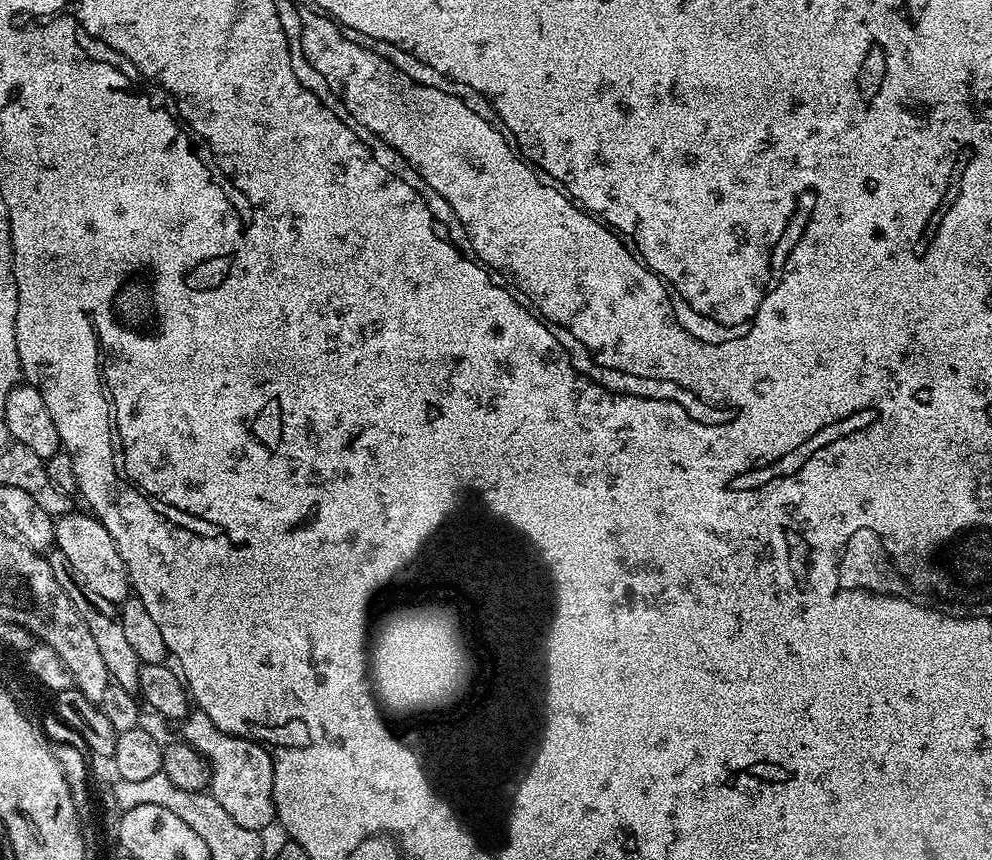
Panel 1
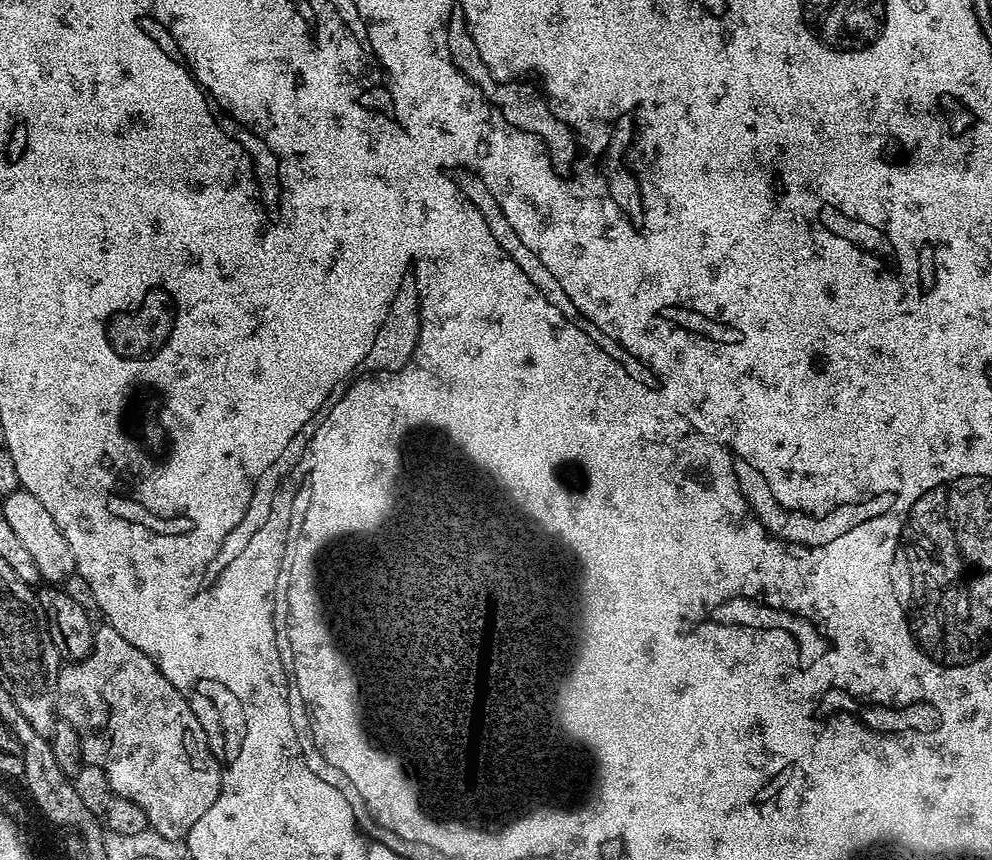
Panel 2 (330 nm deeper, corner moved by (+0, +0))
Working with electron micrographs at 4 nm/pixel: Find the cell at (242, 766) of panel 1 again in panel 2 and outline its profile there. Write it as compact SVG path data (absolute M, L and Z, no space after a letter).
M104 622L95 629L96 633L96 643L93 647L92 654L90 656L87 656L84 660L78 660L75 661L71 666L64 666L60 669L60 683L58 685L58 696L60 692L60 712L62 715L65 716L66 719L68 719L67 723L71 725L71 727L76 729L76 735L80 737L82 741L82 756L84 759L84 756L89 765L94 768L101 768L102 771L106 774L106 778L109 780L110 783L112 783L112 791L115 793L117 797L130 800L132 802L138 802L140 806L144 810L146 810L148 814L148 822L151 828L151 831L157 832L158 834L162 834L162 838L170 838L171 840L178 840L183 841L185 837L187 837L187 834L190 829L194 826L194 822L198 822L198 818L202 818L202 814L206 814L210 810L210 806L214 806L214 802L222 795L222 785L225 778L225 773L222 771L222 760L221 757L218 755L217 749L214 747L212 749L212 744L208 739L210 739L210 733L208 729L204 728L202 726L202 722L198 722L198 718L196 715L192 712L192 707L189 706L188 700L186 697L179 692L179 690L176 689L176 687L169 682L169 680L166 679L166 677L163 676L163 674L160 672L160 667L156 665L156 663L153 662L152 659L149 658L148 655L146 655L145 652L142 650L138 650L134 646L130 646L130 642L126 642L126 638L122 638L122 634L118 634L118 630L114 627L112 627L111 624Z

